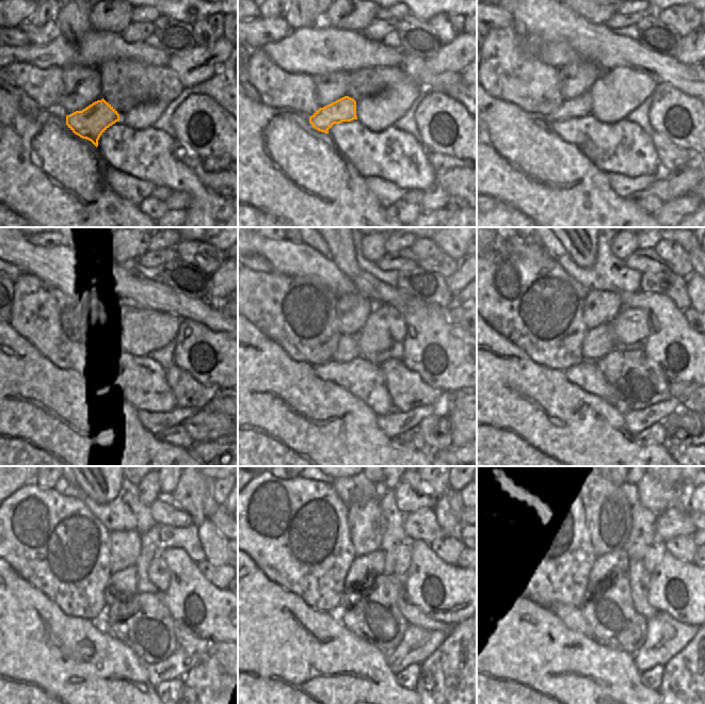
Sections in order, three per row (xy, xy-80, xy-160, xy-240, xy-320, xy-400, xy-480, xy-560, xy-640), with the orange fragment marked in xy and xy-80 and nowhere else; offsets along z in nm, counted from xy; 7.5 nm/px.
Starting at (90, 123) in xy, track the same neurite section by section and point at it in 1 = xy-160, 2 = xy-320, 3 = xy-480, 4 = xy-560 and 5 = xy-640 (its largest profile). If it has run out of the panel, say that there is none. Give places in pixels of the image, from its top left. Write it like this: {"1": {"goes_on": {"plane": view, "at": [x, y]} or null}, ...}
{"1": {"goes_on": {"plane": "xy-160", "at": [582, 106]}}, "2": {"goes_on": {"plane": "xy-320", "at": [347, 350]}}, "3": {"goes_on": {"plane": "xy-480", "at": [124, 582]}}, "4": {"goes_on": {"plane": "xy-560", "at": [364, 571]}}, "5": {"goes_on": {"plane": "xy-640", "at": [607, 566]}}}

